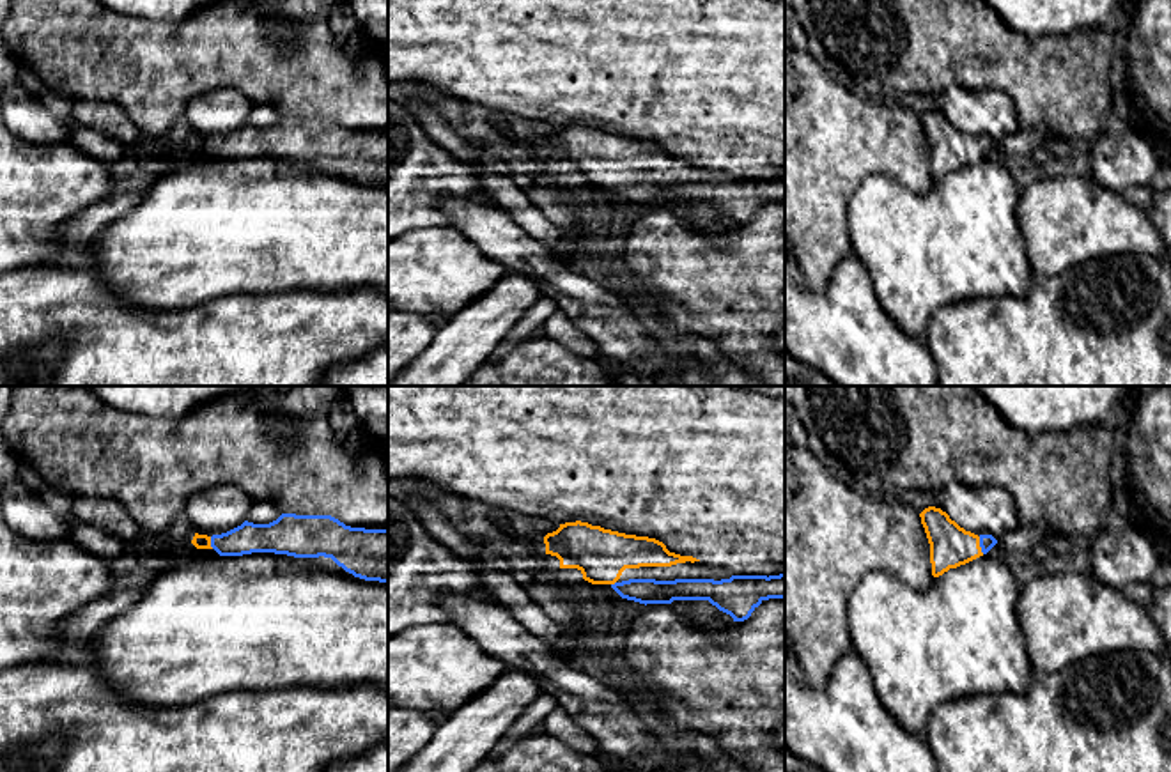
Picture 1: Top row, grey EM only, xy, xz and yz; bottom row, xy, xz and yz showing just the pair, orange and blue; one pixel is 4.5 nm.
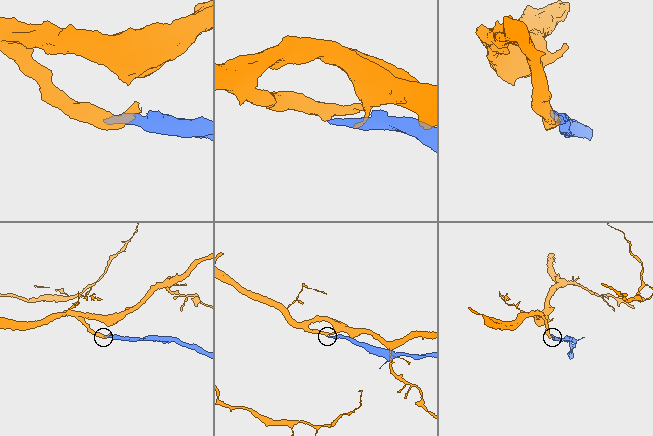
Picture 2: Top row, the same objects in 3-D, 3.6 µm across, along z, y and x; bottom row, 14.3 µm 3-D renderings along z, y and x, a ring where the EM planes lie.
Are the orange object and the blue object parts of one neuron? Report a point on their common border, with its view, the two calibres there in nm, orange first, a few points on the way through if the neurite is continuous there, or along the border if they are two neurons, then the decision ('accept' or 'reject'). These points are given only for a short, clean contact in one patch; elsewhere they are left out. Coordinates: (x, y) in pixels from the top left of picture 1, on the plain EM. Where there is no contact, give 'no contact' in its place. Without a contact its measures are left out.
yz (978, 149) | 190/70 nm | across yz (952, 149), (978, 149), (987, 146) | accept

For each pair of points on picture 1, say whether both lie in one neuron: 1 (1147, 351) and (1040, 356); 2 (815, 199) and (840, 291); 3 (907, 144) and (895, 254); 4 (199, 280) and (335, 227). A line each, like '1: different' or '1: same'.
1: same
2: different
3: different
4: same

